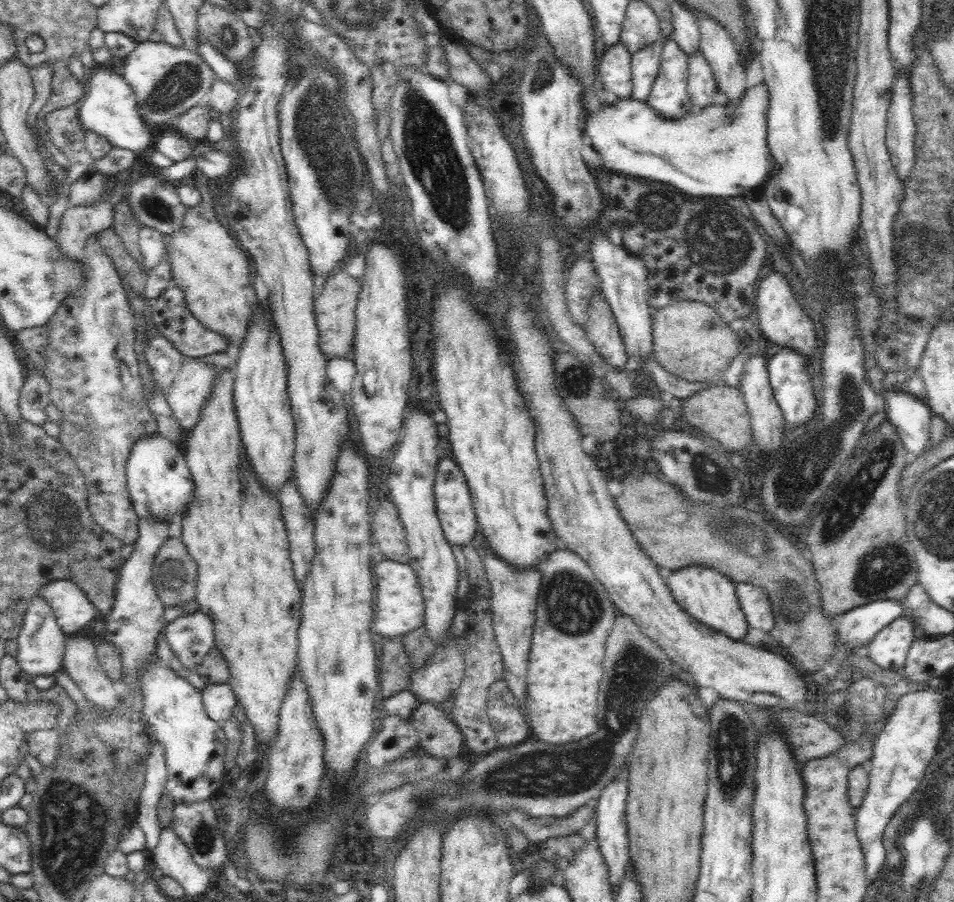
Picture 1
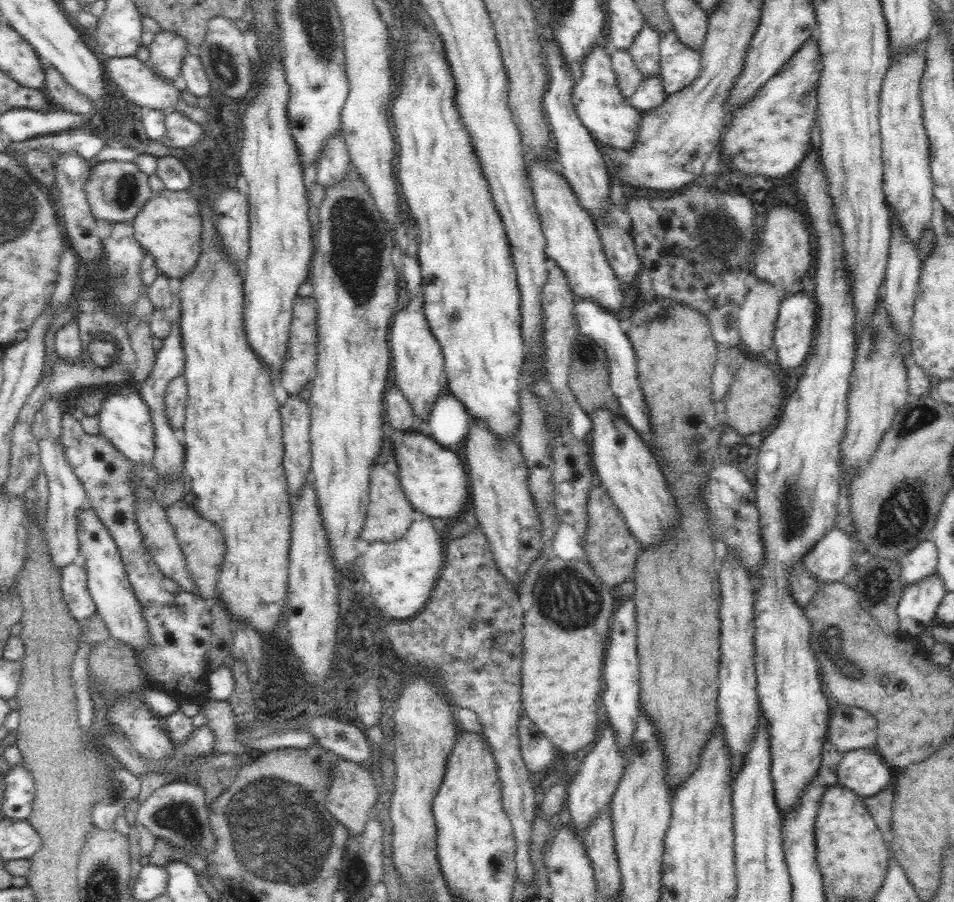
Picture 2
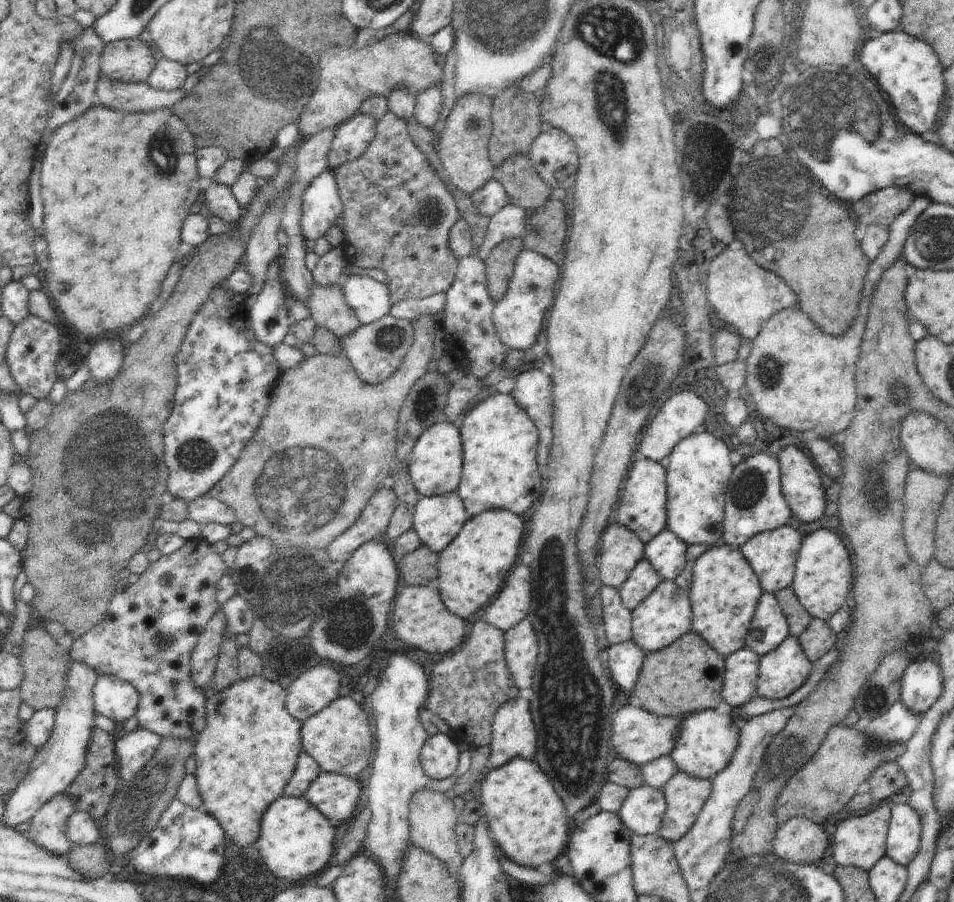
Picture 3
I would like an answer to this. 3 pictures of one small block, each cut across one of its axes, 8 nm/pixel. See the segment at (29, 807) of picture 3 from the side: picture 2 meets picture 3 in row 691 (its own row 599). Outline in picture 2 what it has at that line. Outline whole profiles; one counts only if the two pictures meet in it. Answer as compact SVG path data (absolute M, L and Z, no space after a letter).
M74 562L61 570L62 596L70 613L76 617L80 626L86 625L88 619L97 613L94 599L87 587L87 572L82 563Z

